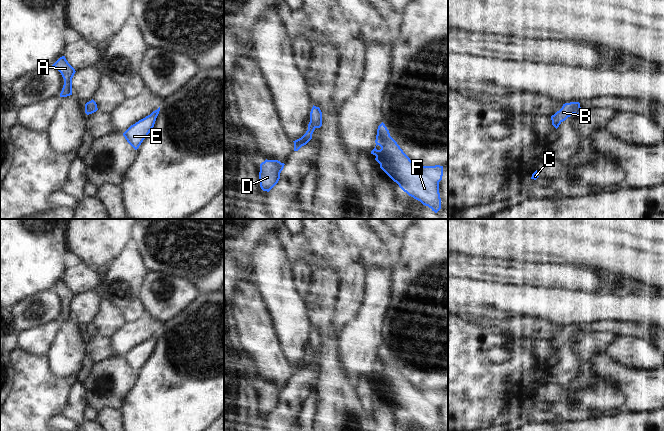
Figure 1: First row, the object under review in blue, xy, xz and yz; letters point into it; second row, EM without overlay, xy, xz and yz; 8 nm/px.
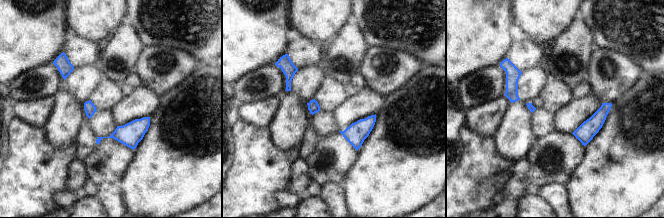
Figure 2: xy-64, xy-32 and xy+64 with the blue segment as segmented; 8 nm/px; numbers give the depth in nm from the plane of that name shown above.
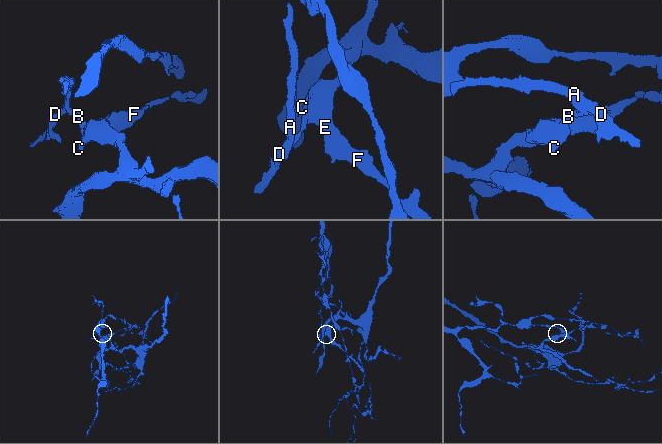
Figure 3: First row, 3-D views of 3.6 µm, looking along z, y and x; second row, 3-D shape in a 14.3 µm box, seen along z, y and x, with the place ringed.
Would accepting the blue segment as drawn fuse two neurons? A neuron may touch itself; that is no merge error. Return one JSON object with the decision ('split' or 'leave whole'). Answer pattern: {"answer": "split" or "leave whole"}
{"answer": "split"}

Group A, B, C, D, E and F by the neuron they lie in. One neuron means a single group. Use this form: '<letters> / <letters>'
A D / B C E F

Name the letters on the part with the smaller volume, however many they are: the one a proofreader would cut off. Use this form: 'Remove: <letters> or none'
Remove: A, D

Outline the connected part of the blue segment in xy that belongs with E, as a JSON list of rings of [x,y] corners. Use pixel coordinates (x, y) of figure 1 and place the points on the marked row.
[[[160,107],[153,111],[150,115],[139,120],[135,124],[131,125],[124,133],[123,136],[127,142],[137,150],[143,140],[148,136],[152,128],[154,127],[156,118],[159,114]]]

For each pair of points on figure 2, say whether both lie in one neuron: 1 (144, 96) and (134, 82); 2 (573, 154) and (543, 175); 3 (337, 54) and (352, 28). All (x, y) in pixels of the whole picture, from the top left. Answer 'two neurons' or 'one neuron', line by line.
1: two neurons
2: one neuron
3: one neuron

